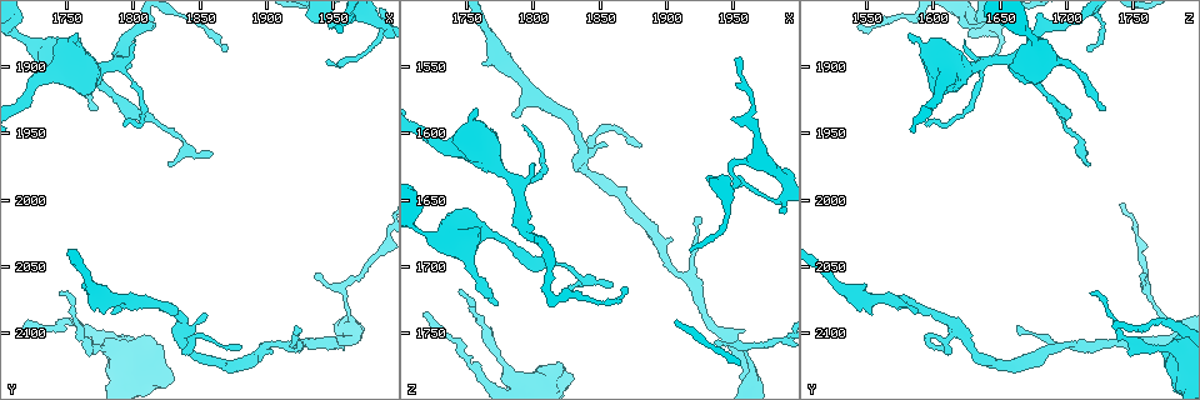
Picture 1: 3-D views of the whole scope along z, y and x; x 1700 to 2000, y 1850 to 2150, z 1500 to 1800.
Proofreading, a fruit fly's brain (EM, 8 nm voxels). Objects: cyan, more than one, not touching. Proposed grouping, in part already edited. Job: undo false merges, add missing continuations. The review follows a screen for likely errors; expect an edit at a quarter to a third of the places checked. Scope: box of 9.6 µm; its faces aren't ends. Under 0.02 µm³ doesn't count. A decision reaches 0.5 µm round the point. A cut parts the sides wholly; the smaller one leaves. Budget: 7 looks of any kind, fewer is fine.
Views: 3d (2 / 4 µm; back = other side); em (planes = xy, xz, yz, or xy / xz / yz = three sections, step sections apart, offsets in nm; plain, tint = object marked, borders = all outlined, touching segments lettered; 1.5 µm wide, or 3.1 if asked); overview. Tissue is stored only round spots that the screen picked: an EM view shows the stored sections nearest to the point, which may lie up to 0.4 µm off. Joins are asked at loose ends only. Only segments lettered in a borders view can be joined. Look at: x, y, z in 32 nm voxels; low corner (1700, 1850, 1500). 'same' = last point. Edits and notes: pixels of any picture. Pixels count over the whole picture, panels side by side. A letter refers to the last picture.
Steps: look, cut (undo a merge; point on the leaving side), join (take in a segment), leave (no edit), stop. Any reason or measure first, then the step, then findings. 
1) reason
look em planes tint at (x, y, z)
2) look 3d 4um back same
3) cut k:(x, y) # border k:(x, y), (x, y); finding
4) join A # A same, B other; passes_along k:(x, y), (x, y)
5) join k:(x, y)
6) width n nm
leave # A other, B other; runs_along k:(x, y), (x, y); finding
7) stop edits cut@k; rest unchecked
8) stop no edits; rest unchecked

abrupt turn
look em xy step 8 tint at (1948, 1868, 1632)

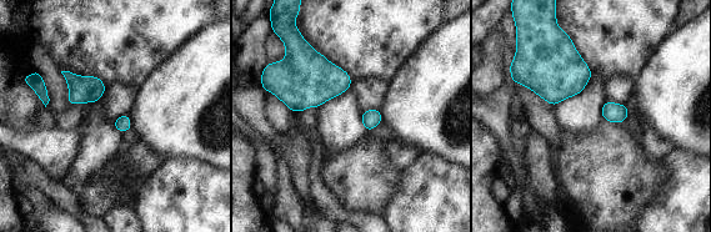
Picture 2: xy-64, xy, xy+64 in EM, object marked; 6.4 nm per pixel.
look em planes borders same

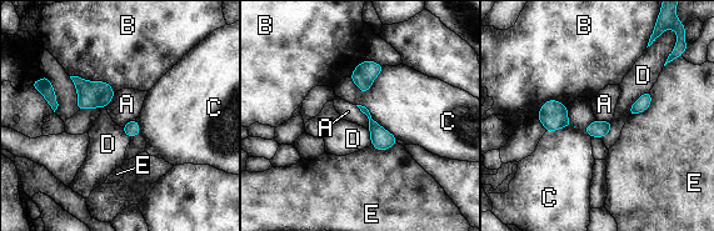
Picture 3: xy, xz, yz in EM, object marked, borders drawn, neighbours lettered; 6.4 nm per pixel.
width 110 nm
leave # A other, B other, C other, D other, E other; border 3:(355, 105), (367, 119), (369, 129); continuous, no second neuron

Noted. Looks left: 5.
thin neck
look 3d 2um at (1776, 2112, 1768)

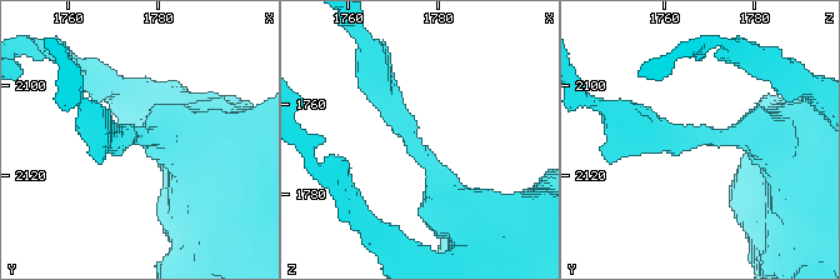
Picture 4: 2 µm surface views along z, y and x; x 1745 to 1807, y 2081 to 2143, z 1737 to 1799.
arm_widths 260, 500 nm; shape alone is not enough
look em planes plain at (1775, 2112, 1769)

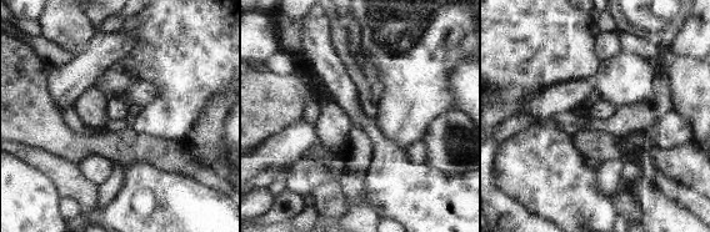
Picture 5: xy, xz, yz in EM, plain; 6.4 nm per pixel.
look em planes borders same

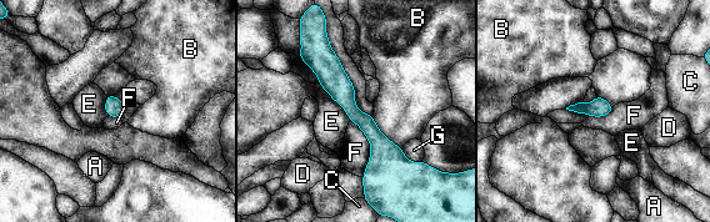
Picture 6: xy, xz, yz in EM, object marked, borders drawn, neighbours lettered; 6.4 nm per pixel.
longest_contact F 380 nm
leave # A other, B other, C other, D other, E other, F other, G other; continuous, no second neuron

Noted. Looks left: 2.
branch stops here
look 3d 4um at (1792, 1944, 1596)

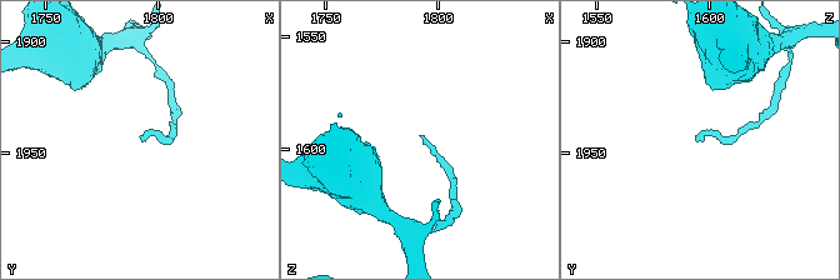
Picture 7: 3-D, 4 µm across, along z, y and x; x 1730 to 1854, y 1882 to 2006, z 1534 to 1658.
look em planes borders at (1793, 1945, 1594)

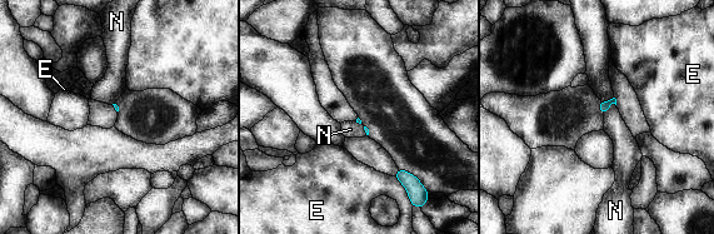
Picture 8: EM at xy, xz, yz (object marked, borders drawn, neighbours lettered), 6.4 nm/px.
leave # E other, N other; border 8:(614, 103), (604, 115); no lettered segment goes on from it

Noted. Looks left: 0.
stop no edits; rest unchecked

